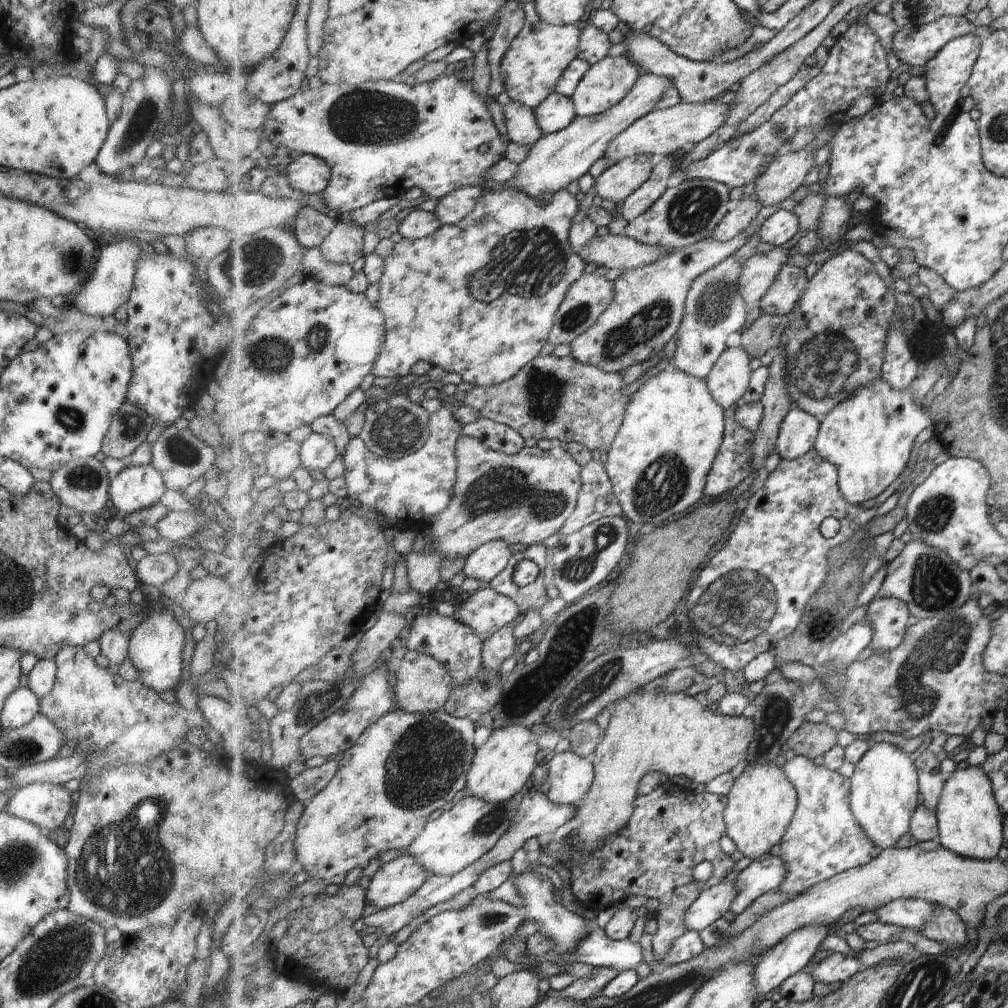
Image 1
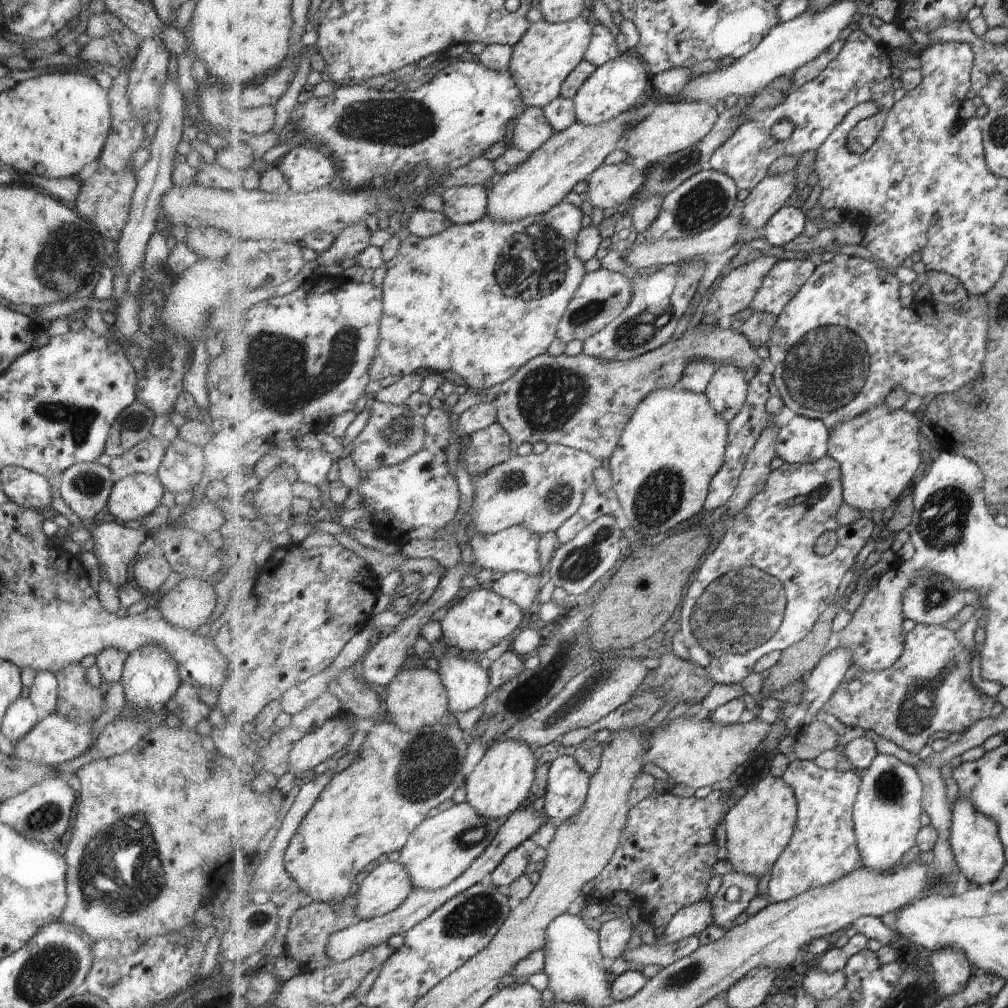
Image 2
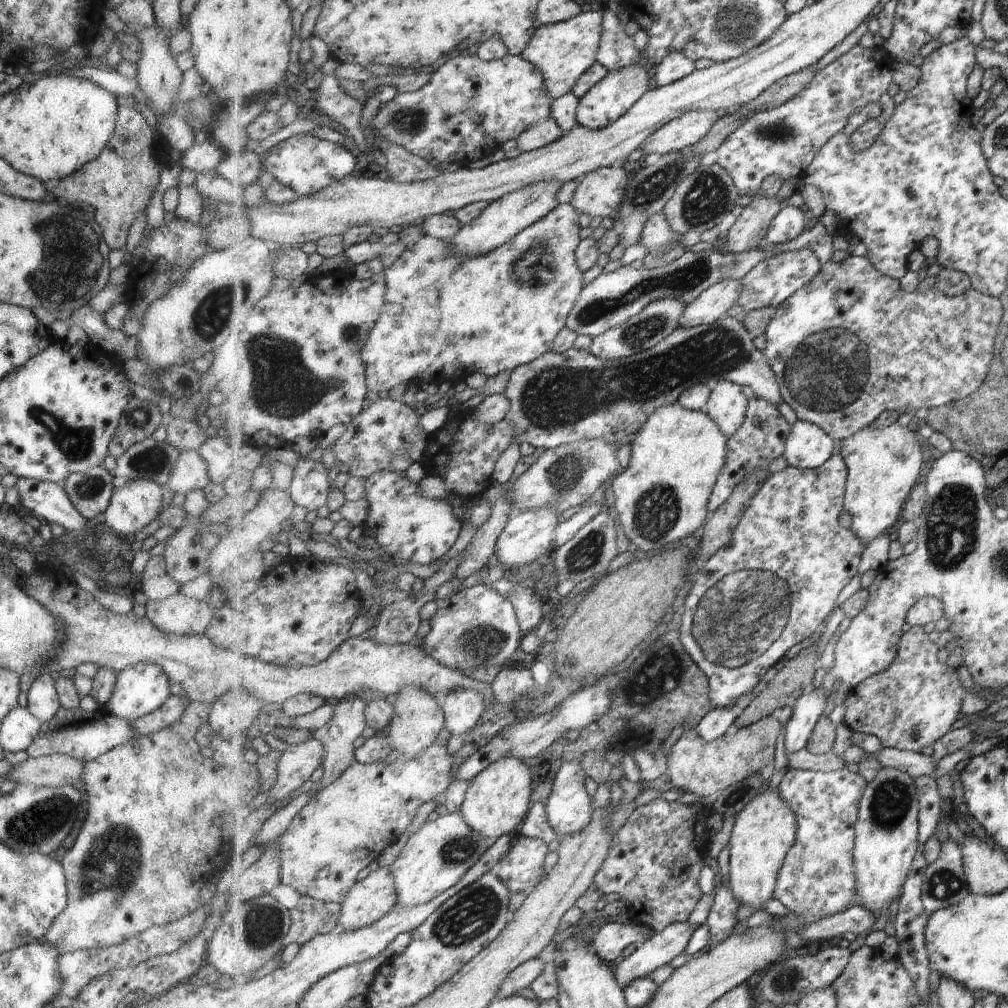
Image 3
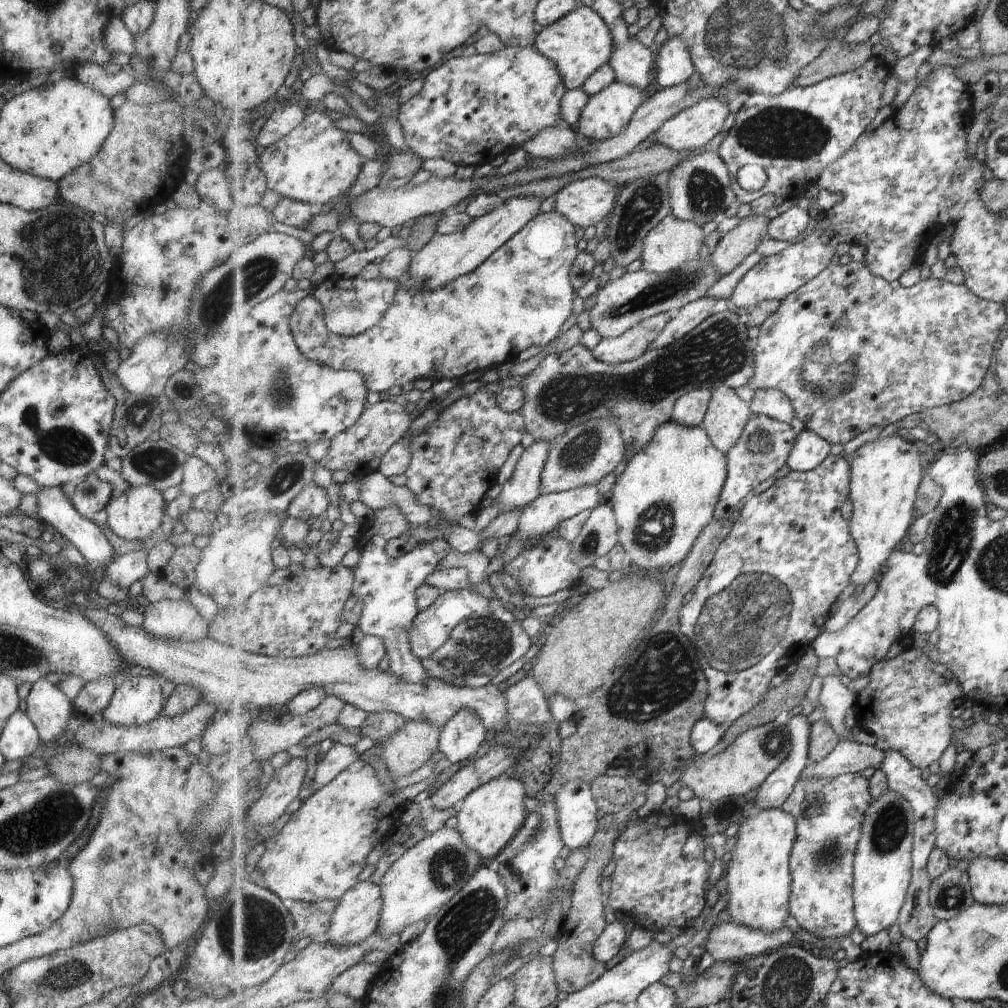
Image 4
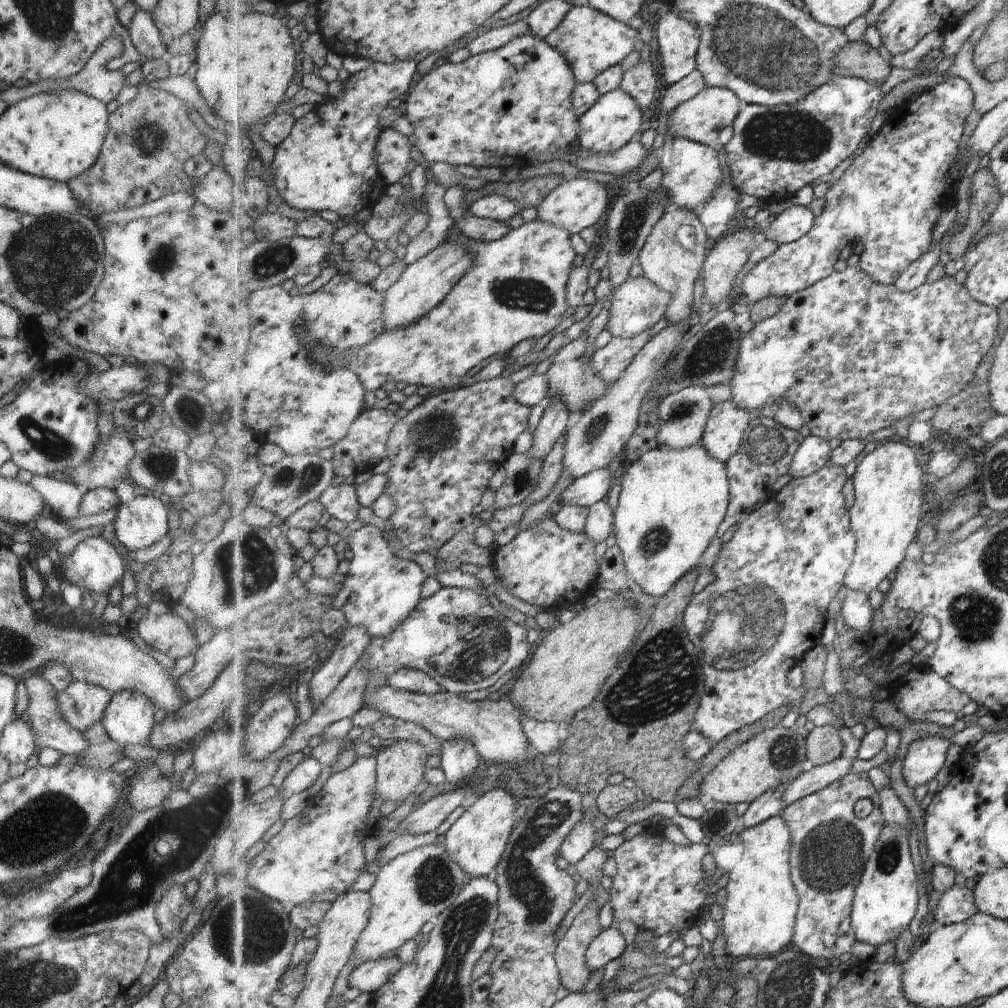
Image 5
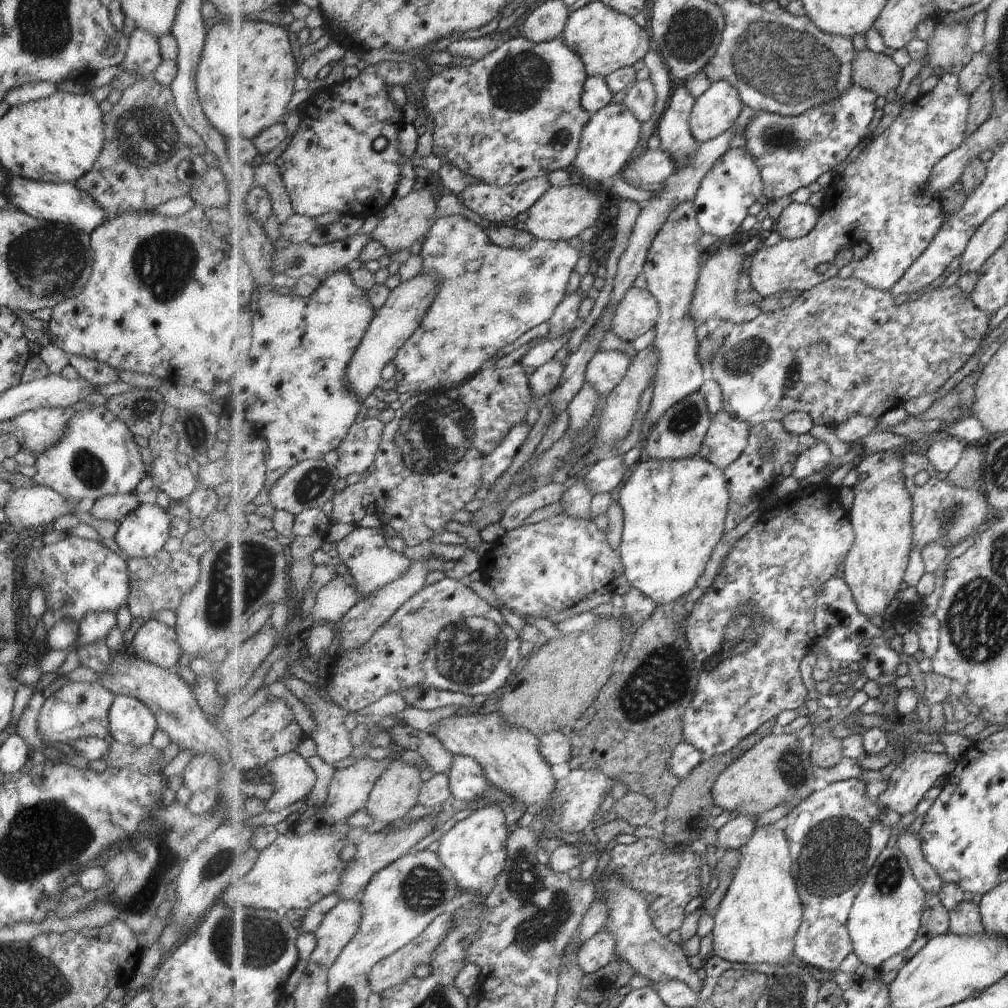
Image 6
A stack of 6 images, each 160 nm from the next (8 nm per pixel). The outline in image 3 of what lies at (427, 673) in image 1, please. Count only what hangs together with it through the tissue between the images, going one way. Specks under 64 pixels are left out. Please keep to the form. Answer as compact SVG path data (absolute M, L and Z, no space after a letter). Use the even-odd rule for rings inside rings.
M417 685L406 686L392 700L395 714L390 722L390 731L387 736L391 746L401 751L406 757L416 757L428 746L437 740L439 732L446 728L446 715L443 707L431 691Z

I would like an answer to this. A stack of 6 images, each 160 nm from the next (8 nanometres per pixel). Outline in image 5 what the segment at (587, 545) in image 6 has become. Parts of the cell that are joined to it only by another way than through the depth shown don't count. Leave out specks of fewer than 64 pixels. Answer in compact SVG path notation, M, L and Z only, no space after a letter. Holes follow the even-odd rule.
M553 517L545 518L539 524L524 529L509 544L498 546L492 557L495 569L499 572L500 582L507 592L527 604L542 608L543 611L567 615L573 611L575 605L581 609L584 600L589 596L595 596L595 591L600 588L599 569L602 560L595 560L595 542L591 542L585 532L575 534L565 530Z

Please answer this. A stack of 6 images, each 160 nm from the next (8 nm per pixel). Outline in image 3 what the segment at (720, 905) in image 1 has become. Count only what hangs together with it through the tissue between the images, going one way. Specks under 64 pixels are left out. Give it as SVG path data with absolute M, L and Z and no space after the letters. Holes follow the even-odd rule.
M688 921L676 922L670 924L665 930L656 932L650 939L647 939L641 948L637 949L629 958L623 959L616 968L615 976L619 984L624 989L630 982L636 981L638 978L647 977L653 970L669 964L675 956L679 956L685 951L691 937L694 936L695 930Z

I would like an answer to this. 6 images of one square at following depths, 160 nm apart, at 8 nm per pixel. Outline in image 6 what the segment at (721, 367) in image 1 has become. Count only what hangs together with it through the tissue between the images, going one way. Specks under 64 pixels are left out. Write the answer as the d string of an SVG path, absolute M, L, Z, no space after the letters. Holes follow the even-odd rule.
M725 410L712 416L710 429L703 441L699 456L709 459L715 466L725 470L737 460L749 444L748 419L737 418Z

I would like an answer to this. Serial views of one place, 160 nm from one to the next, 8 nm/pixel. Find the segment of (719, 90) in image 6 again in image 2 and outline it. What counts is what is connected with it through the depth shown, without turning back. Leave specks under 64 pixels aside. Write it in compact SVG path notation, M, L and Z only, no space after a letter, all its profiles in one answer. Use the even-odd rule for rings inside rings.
M665 101L657 106L649 118L634 126L627 138L618 143L618 153L624 153L628 159L644 158L651 167L655 166L661 160L668 159L671 154L698 145L707 134L711 133L711 130L714 130L719 118L720 115L710 103Z

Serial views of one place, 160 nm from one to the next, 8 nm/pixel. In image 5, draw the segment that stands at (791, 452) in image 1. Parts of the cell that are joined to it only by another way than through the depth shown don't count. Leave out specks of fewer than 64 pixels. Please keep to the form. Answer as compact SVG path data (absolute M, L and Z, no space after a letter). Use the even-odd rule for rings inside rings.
M809 435L797 450L791 464L791 477L809 477L822 470L831 459L831 446L821 437Z

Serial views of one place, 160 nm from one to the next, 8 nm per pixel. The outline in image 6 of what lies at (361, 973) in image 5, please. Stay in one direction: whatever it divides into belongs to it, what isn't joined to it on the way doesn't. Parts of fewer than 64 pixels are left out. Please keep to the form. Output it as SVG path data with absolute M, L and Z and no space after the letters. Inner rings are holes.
M451 913L438 916L420 937L384 958L370 970L370 987L373 993L406 983L415 974L419 964L430 964L434 950L452 929L454 919Z

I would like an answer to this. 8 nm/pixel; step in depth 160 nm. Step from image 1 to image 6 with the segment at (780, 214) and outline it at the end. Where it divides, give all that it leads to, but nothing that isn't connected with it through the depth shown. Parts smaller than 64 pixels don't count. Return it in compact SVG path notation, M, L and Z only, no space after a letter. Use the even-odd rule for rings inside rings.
M791 203L774 222L774 229L784 239L807 236L818 225L822 211L807 203Z

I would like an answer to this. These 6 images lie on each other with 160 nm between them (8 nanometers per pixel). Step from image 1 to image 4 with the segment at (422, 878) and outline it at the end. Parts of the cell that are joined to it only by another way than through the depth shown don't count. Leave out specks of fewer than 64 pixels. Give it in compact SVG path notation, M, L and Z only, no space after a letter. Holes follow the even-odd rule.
M362 877L339 899L329 932L323 939L334 945L351 946L369 938L379 928L381 898L378 884Z

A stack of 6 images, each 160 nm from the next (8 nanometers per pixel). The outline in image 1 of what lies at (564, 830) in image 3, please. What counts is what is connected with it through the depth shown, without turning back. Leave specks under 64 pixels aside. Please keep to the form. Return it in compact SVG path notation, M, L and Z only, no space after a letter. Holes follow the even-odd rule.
M569 750L565 753L557 753L549 764L548 781L550 789L547 794L551 800L560 805L575 805L585 798L590 791L596 777L595 767L592 759L581 756Z

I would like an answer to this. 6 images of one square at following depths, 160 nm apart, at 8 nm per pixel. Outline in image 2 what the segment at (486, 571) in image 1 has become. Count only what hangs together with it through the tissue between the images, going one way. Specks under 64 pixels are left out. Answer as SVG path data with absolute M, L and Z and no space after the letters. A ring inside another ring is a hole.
M513 526L495 535L479 534L468 541L472 547L472 559L480 569L503 573L525 572L529 576L540 576L543 570L539 554L541 538L541 534L531 532L525 526Z

